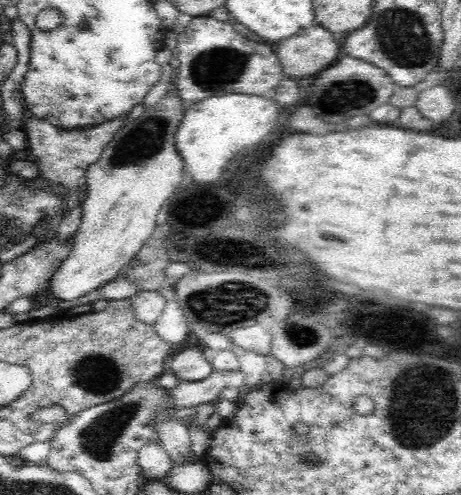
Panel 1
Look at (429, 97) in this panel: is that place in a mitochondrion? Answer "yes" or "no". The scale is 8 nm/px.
no

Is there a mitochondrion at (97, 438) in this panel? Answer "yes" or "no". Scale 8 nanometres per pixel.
yes

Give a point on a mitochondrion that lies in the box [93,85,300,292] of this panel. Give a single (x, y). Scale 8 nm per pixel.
(145, 138)

